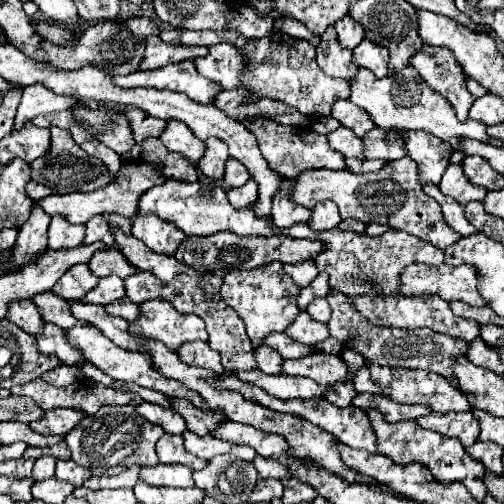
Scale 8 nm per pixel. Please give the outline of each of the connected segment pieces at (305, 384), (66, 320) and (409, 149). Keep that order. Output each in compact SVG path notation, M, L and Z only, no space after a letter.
M242 371L236 373L242 381L250 381L274 397L280 399L310 399L310 397L324 397L328 385L316 385L316 381L306 377L290 377L290 375L266 375L260 371Z
M50 291L34 297L32 301L40 307L42 317L44 317L46 323L60 325L60 329L64 329L64 331L68 331L68 329L72 329L72 327L76 327L76 325L86 325L86 321L80 321L80 319L72 317L72 311L68 309L68 305L70 305L68 301L56 297L56 295L50 293Z
M418 131L418 133L386 133L388 141L402 141L406 153L410 159L418 163L418 175L420 183L434 183L438 185L444 169L448 167L450 155L454 149L448 149L446 141L440 141L438 137Z

